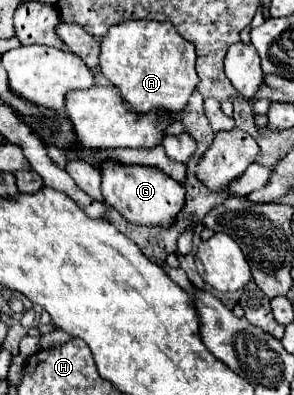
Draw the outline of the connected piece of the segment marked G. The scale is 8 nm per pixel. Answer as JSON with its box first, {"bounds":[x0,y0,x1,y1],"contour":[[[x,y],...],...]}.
{"bounds":[101,160,185,226],"contour":[[[113,160],[101,164],[101,190],[105,204],[113,206],[125,220],[141,226],[169,224],[173,216],[183,208],[183,200],[185,200],[183,184],[171,180],[165,172],[153,166],[119,164]]]}

